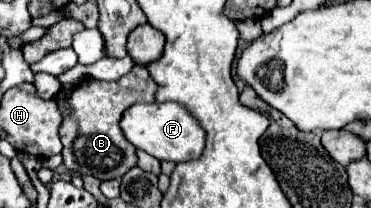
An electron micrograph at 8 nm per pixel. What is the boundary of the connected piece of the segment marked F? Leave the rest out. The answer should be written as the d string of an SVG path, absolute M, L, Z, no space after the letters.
M137 103L131 105L121 119L121 129L129 143L133 143L137 149L147 151L149 155L157 157L159 161L189 161L197 159L203 153L205 147L205 133L197 125L197 119L189 115L189 111L183 105L177 103Z

